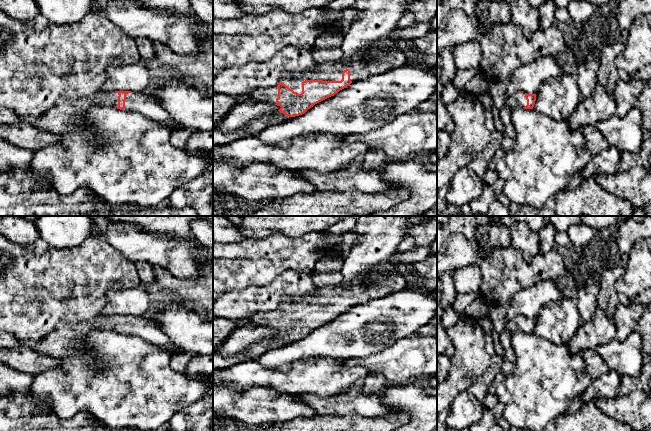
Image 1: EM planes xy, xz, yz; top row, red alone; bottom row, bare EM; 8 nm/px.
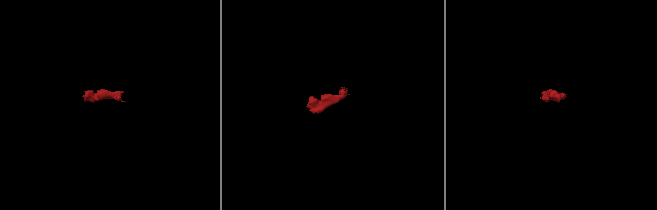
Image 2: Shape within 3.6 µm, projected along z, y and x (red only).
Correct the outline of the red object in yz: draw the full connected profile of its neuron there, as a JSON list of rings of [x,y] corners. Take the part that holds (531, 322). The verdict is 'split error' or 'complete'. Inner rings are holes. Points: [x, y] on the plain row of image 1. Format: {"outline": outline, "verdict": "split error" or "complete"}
{"outline": [[[516,316],[507,322],[504,329],[499,333],[501,345],[505,351],[505,358],[511,362],[515,360],[515,354],[510,344],[510,338],[516,332],[533,333],[536,325],[536,318],[527,318]]], "verdict": "split error"}

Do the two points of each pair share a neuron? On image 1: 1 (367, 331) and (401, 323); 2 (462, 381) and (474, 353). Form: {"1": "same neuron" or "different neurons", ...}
{"1": "same neuron", "2": "same neuron"}

